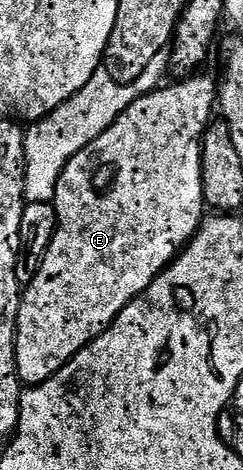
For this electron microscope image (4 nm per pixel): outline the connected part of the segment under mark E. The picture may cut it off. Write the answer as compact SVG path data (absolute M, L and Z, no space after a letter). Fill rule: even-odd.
M193 76L177 81L176 86L165 85L157 88L150 94L143 94L98 140L94 140L78 156L69 160L66 168L60 177L60 183L56 189L54 205L58 216L56 225L56 235L38 268L38 276L34 276L34 284L30 284L22 294L20 299L20 311L16 321L16 373L19 374L21 383L25 387L37 386L50 376L54 376L65 364L72 359L82 348L86 348L103 330L107 330L116 317L121 314L129 304L136 298L143 296L146 288L174 259L176 255L191 242L194 235L200 230L200 223L206 217L206 207L204 204L204 181L202 180L202 152L204 151L204 134L208 131L210 123L213 121L212 106L218 102L218 82L217 79L200 78Z

